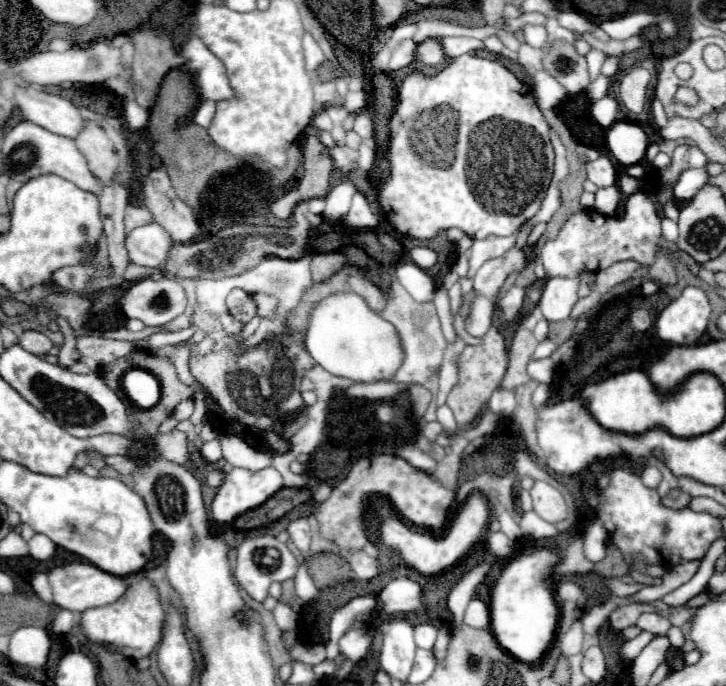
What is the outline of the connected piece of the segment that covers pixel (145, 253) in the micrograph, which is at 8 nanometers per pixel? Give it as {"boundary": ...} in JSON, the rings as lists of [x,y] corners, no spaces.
{"boundary":[[[146,224],[126,236],[126,248],[132,264],[162,268],[170,260],[172,236],[160,224]]]}

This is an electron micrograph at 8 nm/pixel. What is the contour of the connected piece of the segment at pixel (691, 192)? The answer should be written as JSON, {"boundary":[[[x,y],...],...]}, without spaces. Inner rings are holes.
{"boundary":[[[688,168],[682,172],[682,176],[678,178],[678,182],[674,186],[674,198],[680,202],[688,202],[708,182],[710,182],[710,176],[704,168]]]}

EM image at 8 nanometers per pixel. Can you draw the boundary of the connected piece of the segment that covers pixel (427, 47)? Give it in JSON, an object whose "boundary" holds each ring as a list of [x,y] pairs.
{"boundary":[[[428,38],[428,40],[418,44],[414,62],[422,64],[422,66],[428,66],[428,68],[436,68],[436,66],[442,66],[446,62],[446,58],[448,56],[444,54],[442,44],[436,38]]]}

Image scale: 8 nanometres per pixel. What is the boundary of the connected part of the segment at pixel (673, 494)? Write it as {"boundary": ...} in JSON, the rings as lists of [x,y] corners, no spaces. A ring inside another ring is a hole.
{"boundary":[[[670,490],[670,492],[662,498],[662,504],[664,504],[666,508],[672,508],[672,510],[682,510],[682,508],[688,506],[688,502],[690,502],[690,496],[688,496],[686,492],[682,492],[682,490]]]}

